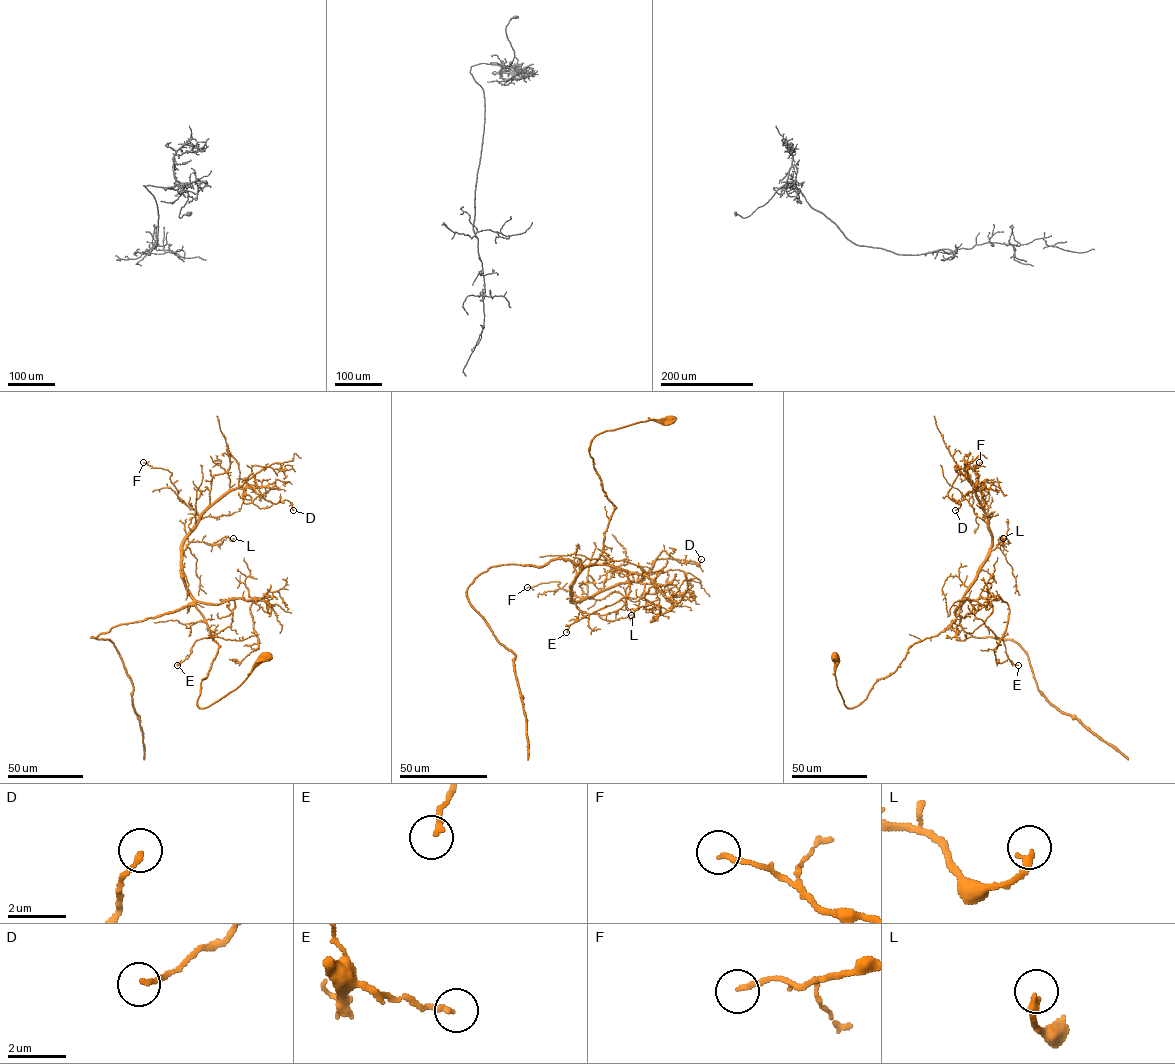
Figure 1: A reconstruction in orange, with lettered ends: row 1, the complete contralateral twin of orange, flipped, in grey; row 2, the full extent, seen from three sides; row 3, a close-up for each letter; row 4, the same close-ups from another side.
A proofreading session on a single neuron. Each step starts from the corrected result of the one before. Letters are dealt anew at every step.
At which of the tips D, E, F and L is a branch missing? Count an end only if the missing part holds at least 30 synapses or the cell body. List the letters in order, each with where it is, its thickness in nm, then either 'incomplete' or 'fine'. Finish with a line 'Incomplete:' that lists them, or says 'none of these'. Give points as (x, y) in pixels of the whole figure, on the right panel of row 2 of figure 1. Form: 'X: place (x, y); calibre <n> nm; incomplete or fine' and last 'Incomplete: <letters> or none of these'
D: place (955, 510); calibre 160 nm; fine
E: place (1018, 665); calibre 160 nm; fine
F: place (979, 462); calibre 170 nm; fine
L: place (1003, 538); calibre 240 nm; fine
Incomplete: none of these

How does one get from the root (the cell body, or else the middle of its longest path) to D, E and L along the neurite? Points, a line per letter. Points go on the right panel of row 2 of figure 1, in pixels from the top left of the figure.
D: (834, 656), (852, 708), (909, 647), (950, 626), (991, 542), (961, 473), (948, 492), (955, 510)
E: (834, 656), (844, 703), (858, 706), (909, 647), (946, 629), (968, 600), (1018, 665)
L: (834, 656), (844, 703), (858, 706), (909, 647), (950, 626), (985, 557), (1008, 542), (1003, 538)

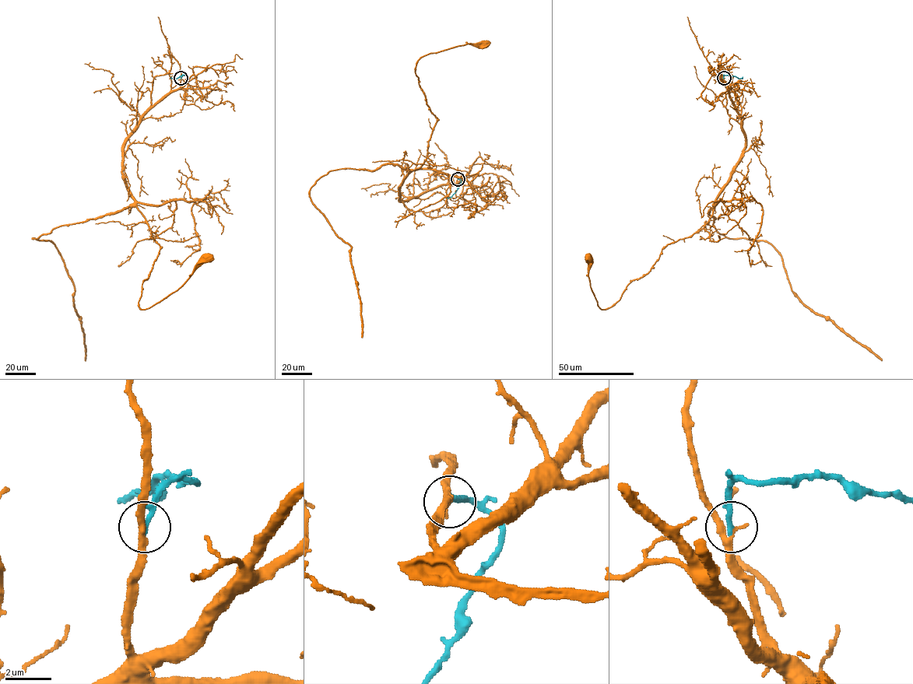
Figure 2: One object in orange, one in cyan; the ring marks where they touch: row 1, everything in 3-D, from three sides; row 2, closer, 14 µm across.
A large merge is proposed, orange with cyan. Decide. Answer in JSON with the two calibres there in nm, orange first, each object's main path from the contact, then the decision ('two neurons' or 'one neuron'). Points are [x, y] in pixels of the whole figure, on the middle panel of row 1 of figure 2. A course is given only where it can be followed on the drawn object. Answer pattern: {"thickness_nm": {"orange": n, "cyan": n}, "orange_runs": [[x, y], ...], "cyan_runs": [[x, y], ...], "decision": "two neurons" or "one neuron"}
{"thickness_nm": {"orange": 240, "cyan": 240}, "orange_runs": [[458, 179], [400, 199], [402, 181], [426, 157], [437, 119], [415, 67], [430, 54], [483, 43]], "cyan_runs": [[458, 179], [461, 182], [447, 198]], "decision": "one neuron"}

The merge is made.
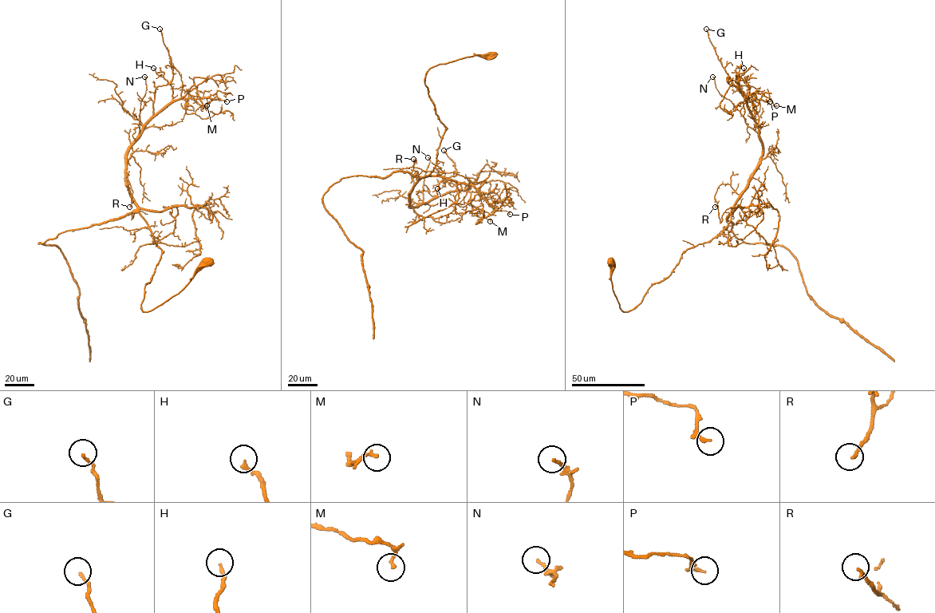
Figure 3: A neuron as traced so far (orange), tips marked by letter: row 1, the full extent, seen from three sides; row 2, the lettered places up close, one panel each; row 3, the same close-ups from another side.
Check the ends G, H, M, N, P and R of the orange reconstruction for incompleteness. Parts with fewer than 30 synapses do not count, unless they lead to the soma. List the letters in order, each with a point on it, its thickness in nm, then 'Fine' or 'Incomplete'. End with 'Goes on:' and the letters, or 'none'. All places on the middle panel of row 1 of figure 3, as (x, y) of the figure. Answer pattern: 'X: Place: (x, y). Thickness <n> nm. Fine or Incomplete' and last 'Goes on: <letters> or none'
G: Place: (443, 150). Thickness 100 nm. Fine
H: Place: (437, 188). Thickness 170 nm. Fine
M: Place: (490, 221). Thickness 130 nm. Fine
N: Place: (428, 157). Thickness 170 nm. Fine
P: Place: (510, 214). Thickness 170 nm. Fine
R: Place: (413, 159). Thickness 180 nm. Fine
Goes on: none

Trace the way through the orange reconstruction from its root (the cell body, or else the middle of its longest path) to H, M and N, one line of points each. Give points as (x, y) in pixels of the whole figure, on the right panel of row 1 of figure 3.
H: (610, 262), (613, 292), (628, 311), (683, 253), (727, 226), (762, 155), (759, 127), (738, 81), (743, 68)
M: (610, 262), (628, 311), (719, 235), (762, 155), (746, 100), (767, 92), (776, 105)
N: (610, 262), (613, 292), (629, 311), (683, 253), (709, 242), (730, 219), (762, 140), (712, 77)

